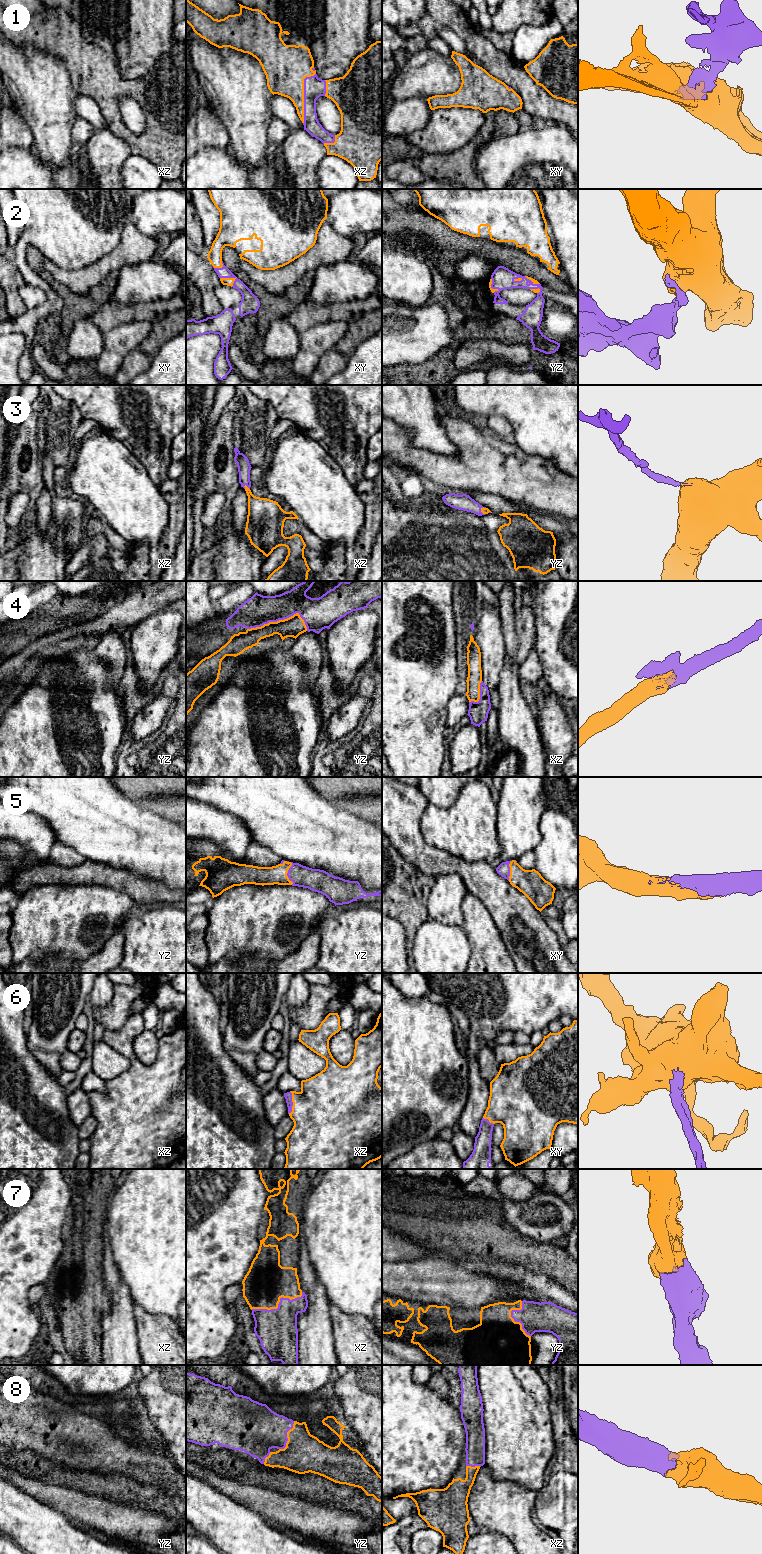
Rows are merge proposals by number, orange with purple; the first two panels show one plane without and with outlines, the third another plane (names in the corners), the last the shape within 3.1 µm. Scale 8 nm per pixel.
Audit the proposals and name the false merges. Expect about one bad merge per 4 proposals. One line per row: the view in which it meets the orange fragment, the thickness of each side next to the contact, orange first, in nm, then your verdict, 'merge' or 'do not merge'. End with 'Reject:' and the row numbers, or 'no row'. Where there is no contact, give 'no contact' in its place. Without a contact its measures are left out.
1: contact in xz; calibres 320 and 170 nm; merge
2: contact in xy; calibres 60 and 130 nm; merge
3: contact in xz; calibres 240 and 110 nm; merge
4: contact in yz; calibres 160 and 240 nm; merge
5: contact in yz; calibres 150 and 180 nm; merge
6: contact in xz; calibres 480 and 60 nm; merge
7: contact in xz; calibres 340 and 320 nm; merge
8: contact in yz; calibres 320 and 380 nm; merge
Reject: no row

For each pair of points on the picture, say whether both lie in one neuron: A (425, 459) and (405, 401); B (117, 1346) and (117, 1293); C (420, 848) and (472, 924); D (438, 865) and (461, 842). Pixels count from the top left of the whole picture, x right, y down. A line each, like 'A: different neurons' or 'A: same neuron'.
A: different neurons
B: same neuron
C: different neurons
D: different neurons

